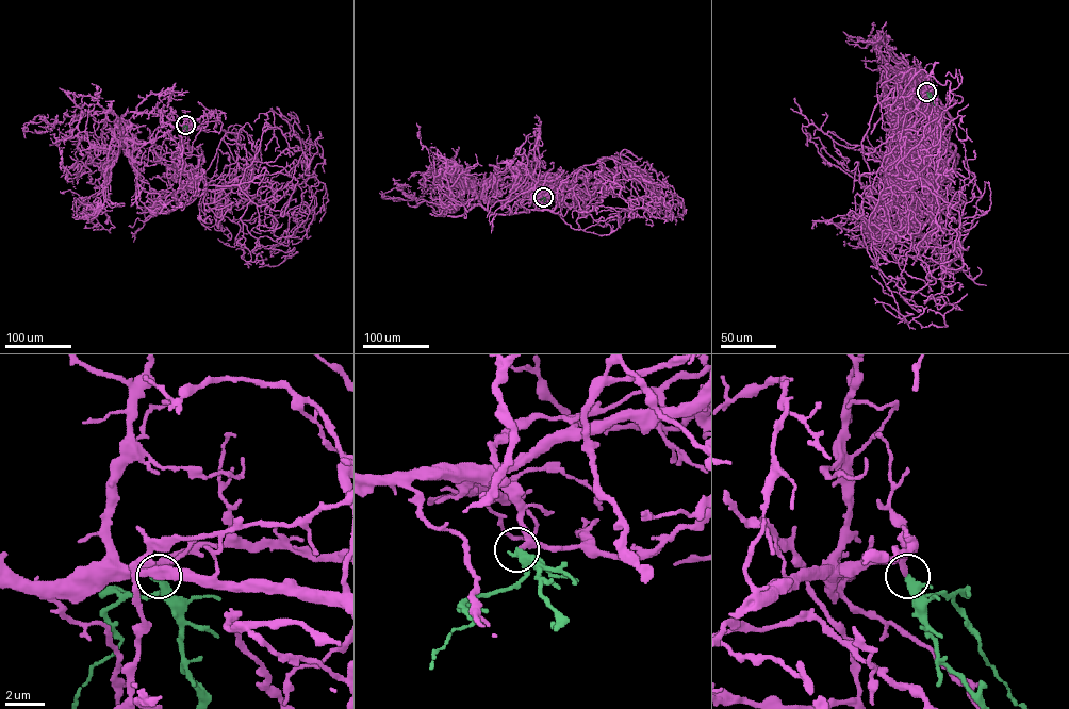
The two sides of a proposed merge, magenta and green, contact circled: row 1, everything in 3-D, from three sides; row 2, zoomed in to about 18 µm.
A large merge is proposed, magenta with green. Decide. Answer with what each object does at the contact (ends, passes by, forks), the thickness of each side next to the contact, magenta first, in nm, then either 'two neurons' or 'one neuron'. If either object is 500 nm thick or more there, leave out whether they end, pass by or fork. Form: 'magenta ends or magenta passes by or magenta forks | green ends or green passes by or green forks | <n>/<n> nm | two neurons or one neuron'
magenta ends | green passes by | 280/280 nm | one neuron

